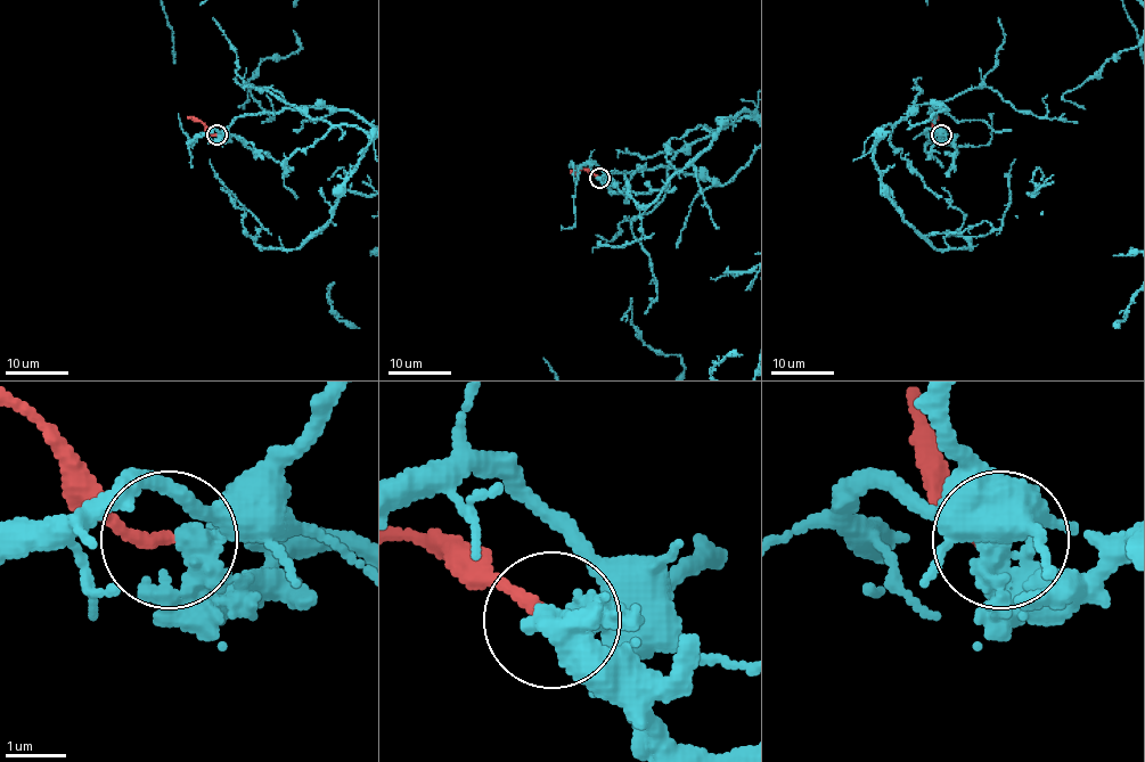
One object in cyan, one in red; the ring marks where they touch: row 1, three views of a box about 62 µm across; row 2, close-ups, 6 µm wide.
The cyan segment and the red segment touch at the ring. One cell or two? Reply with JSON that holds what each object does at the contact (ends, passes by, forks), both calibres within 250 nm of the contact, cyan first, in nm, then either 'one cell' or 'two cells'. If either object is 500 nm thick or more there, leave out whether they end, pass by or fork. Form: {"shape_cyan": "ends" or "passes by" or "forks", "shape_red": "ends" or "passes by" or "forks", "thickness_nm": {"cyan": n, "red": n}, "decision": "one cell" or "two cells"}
{"shape_cyan": "passes by", "shape_red": "ends", "thickness_nm": {"cyan": 340, "red": 220}, "decision": "one cell"}

